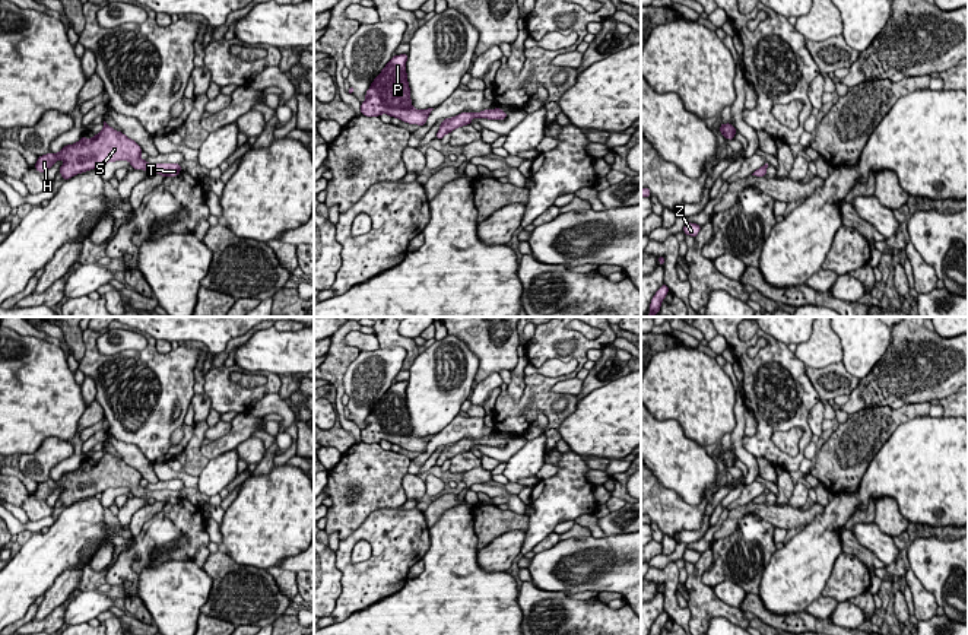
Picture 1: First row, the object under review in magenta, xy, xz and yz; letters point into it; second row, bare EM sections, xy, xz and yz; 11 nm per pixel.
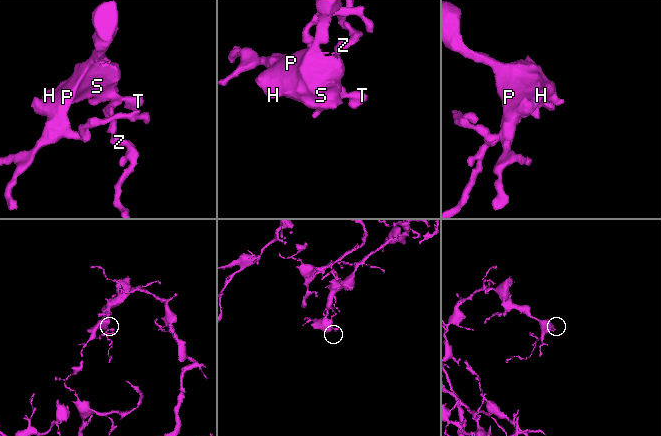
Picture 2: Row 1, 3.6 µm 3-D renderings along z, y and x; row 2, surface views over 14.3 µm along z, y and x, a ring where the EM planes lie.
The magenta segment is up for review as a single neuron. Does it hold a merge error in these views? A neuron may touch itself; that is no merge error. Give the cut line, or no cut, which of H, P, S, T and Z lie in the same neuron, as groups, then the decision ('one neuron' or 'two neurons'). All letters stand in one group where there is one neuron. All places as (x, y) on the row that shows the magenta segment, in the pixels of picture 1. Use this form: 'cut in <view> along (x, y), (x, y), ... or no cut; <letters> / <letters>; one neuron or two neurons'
no cut; H P S T Z; one neuron

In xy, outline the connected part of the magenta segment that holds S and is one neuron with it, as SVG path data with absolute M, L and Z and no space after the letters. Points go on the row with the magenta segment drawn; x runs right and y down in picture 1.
M104 121L104 128L89 140L86 136L77 143L64 146L58 153L47 153L38 158L35 169L47 172L58 159L64 163L58 172L69 180L80 172L102 166L107 162L128 161L131 168L153 171L162 177L177 177L181 172L178 163L147 163L140 158L142 147L124 133L114 130Z

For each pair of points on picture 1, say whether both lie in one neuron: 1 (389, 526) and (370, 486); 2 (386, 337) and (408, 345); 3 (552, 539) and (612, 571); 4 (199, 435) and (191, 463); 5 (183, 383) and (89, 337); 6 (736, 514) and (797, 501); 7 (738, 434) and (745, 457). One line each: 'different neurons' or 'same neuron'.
1: different neurons
2: same neuron
3: different neurons
4: same neuron
5: same neuron
6: different neurons
7: same neuron

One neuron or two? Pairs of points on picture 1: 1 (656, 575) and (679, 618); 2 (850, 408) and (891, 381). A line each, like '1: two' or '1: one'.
1: one
2: one

